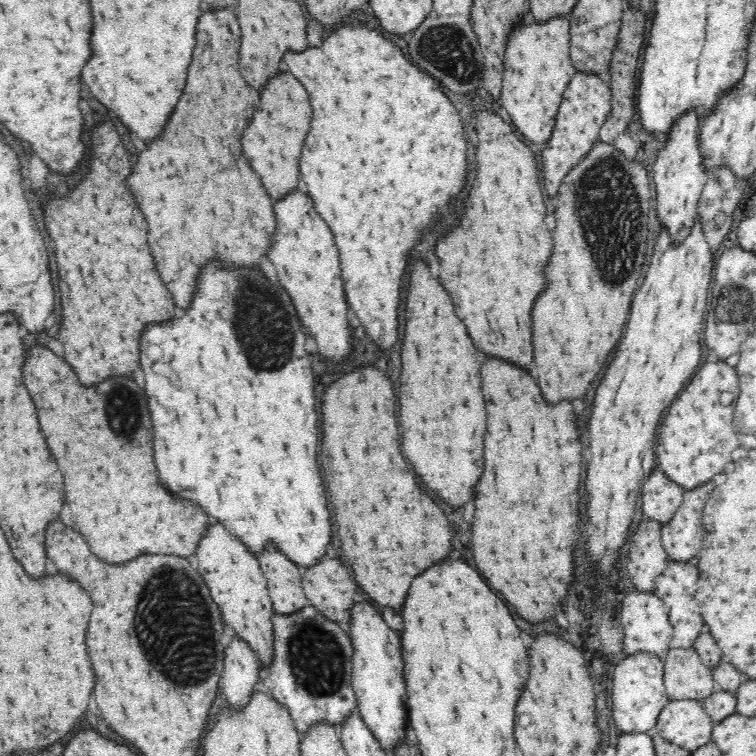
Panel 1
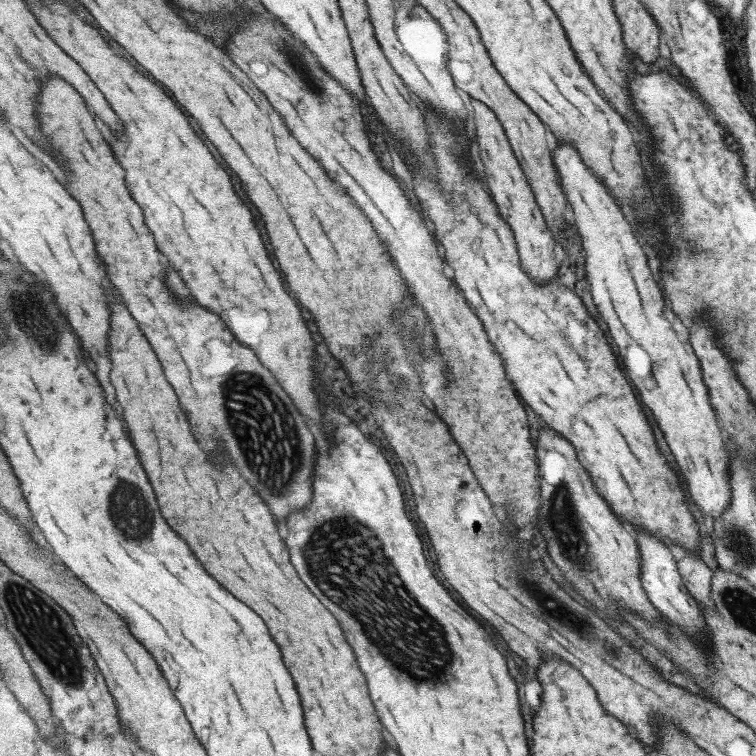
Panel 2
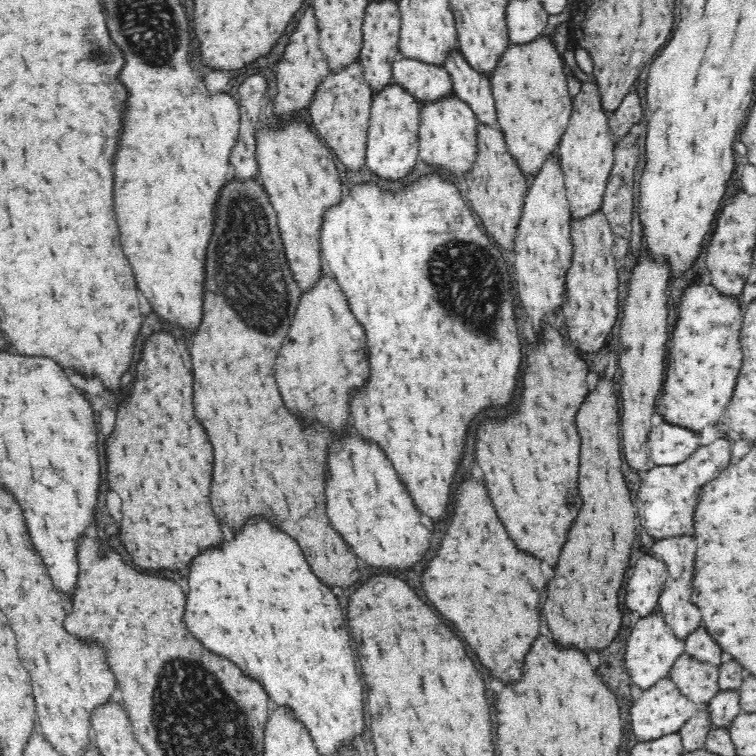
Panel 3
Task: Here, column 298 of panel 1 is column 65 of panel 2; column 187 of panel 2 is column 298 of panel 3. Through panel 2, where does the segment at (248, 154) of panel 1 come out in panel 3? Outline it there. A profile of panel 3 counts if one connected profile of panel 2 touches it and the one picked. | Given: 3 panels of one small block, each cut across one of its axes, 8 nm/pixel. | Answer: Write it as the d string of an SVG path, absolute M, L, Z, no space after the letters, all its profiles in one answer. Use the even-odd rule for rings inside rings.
M322 272L312 290L302 294L274 366L274 376L288 410L304 416L304 420L320 420L328 431L344 430L348 422L348 392L354 386L362 386L364 378L368 378L366 348L364 328L352 314L342 288L332 276Z

